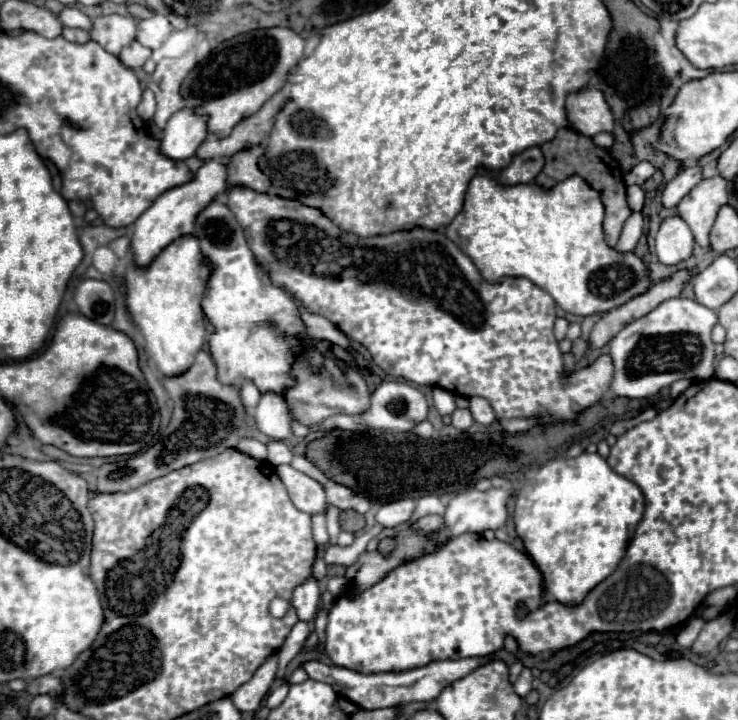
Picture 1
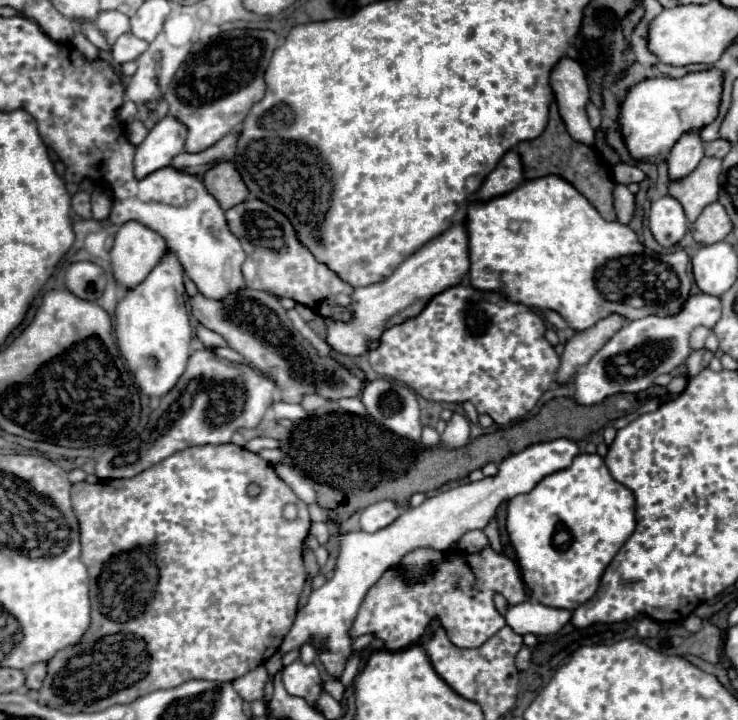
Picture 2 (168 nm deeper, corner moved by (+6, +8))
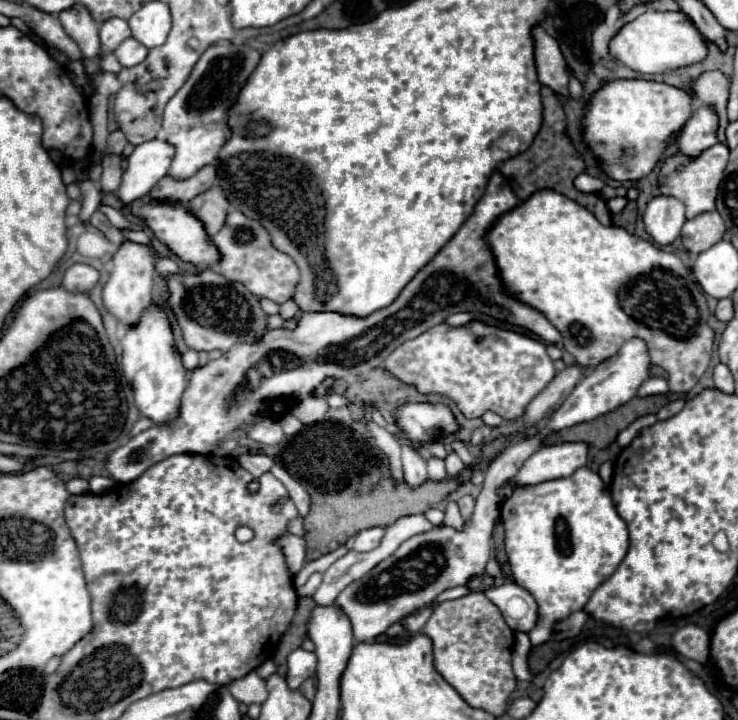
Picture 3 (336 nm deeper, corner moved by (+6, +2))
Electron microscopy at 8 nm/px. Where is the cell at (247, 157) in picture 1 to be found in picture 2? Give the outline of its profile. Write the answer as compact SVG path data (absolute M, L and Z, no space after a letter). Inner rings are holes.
M218 162L204 174L204 186L224 210L232 208L232 204L240 204L248 198L248 188L232 162Z

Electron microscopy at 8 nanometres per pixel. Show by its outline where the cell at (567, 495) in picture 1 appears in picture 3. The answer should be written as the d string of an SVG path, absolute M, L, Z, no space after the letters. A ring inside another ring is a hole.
M586 466L578 468L570 478L548 480L536 486L516 486L512 496L502 502L500 520L506 530L504 546L514 582L524 586L538 604L538 622L528 632L534 646L544 644L551 638L556 622L568 618L576 610L582 610L592 592L614 574L616 566L628 552L626 522L616 514L608 486Z

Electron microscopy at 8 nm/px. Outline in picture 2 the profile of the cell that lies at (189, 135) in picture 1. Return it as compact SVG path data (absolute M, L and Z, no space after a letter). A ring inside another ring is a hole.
M164 116L144 138L144 142L136 148L134 158L134 172L136 178L144 178L150 172L164 168L172 162L176 154L184 150L188 128L176 120L174 116Z

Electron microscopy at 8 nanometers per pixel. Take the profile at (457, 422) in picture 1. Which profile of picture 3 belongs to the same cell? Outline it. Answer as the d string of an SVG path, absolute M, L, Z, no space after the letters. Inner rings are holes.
M448 454L446 470L448 470L448 478L458 478L464 472L464 464L456 454Z

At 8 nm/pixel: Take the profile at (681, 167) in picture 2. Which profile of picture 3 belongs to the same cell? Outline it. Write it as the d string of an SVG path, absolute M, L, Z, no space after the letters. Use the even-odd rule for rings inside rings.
M698 106L680 132L680 150L688 156L696 156L704 152L708 146L716 144L718 130L718 114L712 106Z

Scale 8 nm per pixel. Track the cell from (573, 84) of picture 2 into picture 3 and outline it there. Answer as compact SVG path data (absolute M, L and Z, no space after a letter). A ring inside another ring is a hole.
M542 26L532 28L532 38L538 80L544 86L552 88L556 94L568 96L568 68L564 56L560 54L558 42L552 36L548 36L548 32Z

